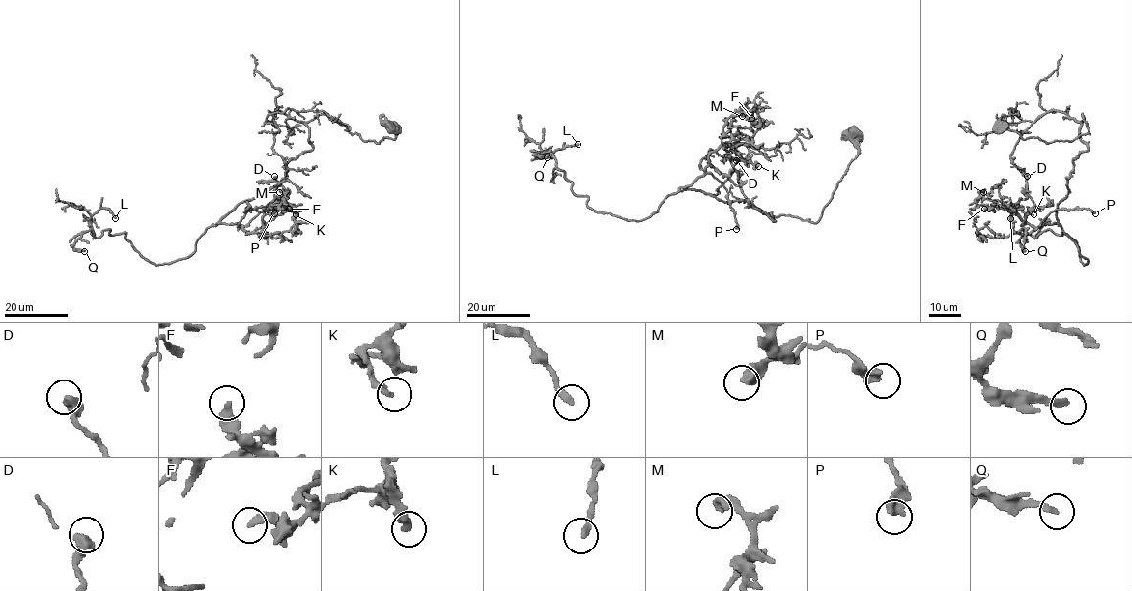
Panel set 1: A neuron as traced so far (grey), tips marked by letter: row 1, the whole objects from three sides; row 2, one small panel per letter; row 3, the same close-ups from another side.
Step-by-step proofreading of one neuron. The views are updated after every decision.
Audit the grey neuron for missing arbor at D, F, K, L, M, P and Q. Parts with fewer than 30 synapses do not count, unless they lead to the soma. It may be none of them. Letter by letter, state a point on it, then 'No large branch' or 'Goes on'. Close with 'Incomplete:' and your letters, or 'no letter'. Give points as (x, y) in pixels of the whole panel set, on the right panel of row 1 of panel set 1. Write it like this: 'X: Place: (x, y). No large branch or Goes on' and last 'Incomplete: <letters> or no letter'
D: Place: (1027, 176). No large branch
F: Place: (984, 209). No large branch
K: Place: (1033, 214). No large branch
L: Place: (1010, 218). No large branch
M: Place: (983, 192). No large branch
P: Place: (1095, 213). No large branch
Q: Place: (1025, 251). No large branch
Incomplete: no letter

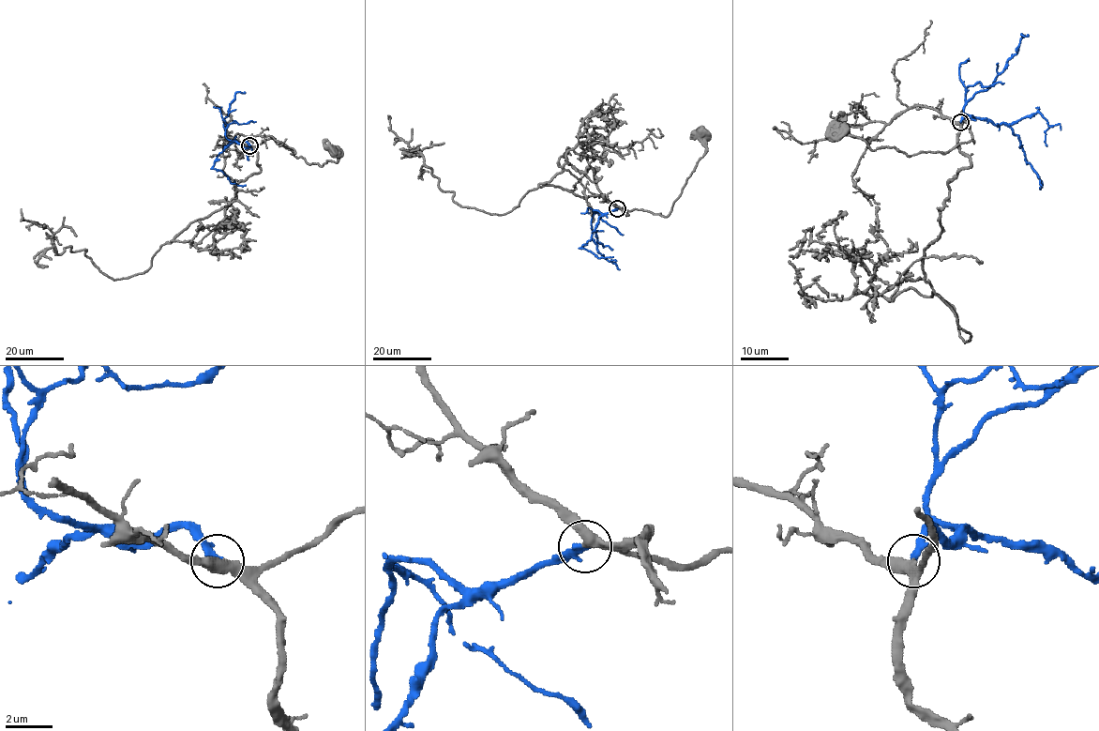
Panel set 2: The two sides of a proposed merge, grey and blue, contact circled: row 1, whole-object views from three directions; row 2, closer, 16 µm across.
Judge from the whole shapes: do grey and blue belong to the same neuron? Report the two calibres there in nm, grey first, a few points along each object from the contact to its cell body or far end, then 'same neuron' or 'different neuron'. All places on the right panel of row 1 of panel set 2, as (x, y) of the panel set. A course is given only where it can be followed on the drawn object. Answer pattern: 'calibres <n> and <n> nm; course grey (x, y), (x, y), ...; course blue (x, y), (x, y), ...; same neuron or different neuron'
calibres 400 and 300 nm; course grey (961, 122), (962, 112), (973, 142), (909, 156), (835, 132); course blue (961, 122), (965, 115), (989, 120), (996, 125), (1005, 124), (1020, 141), (1026, 160), (1042, 184), (1039, 188); same neuron

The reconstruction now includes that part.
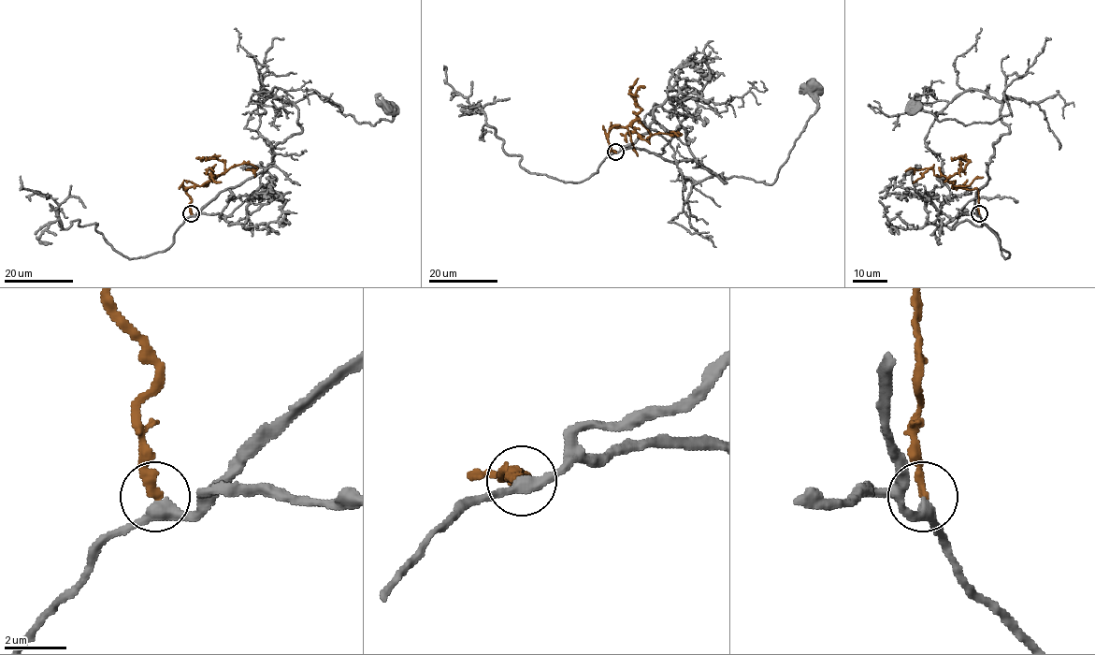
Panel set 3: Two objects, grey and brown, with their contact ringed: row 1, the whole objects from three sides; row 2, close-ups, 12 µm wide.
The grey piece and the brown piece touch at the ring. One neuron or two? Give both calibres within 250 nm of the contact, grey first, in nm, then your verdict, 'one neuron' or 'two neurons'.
360 nm thick on the grey side, 300 nm on the other; one neuron

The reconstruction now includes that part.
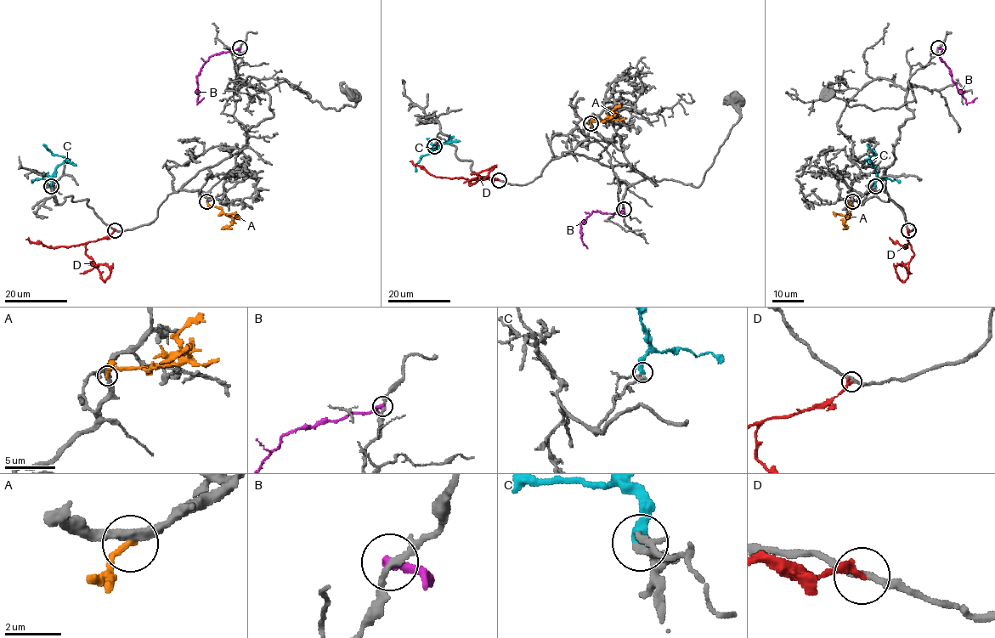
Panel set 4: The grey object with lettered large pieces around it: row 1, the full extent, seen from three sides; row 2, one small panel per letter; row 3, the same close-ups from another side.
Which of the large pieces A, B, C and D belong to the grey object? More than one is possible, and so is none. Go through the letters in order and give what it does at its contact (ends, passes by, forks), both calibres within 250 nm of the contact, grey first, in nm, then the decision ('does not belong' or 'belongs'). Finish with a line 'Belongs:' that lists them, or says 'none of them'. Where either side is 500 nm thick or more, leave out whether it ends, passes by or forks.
A: it ends; calibres 360 and 240 nm; does not belong
B: it ends; calibres 200 and 380 nm; does not belong
C: it ends; calibres 240 and 420 nm; belongs
D: it ends; calibres 200 and 280 nm; does not belong
Belongs: C

